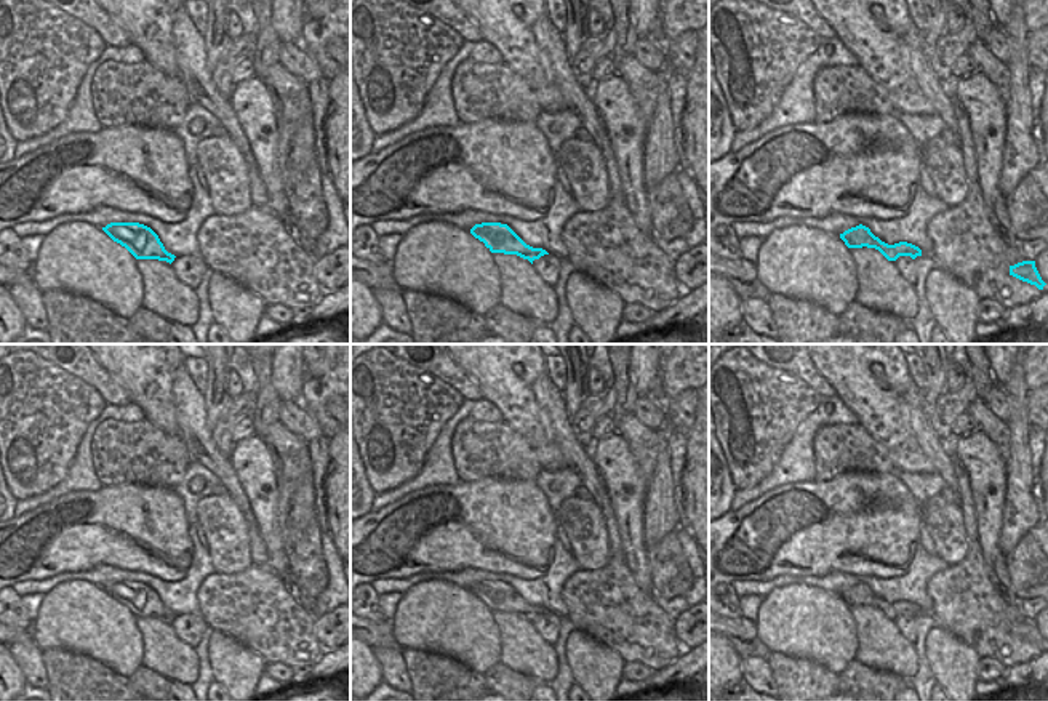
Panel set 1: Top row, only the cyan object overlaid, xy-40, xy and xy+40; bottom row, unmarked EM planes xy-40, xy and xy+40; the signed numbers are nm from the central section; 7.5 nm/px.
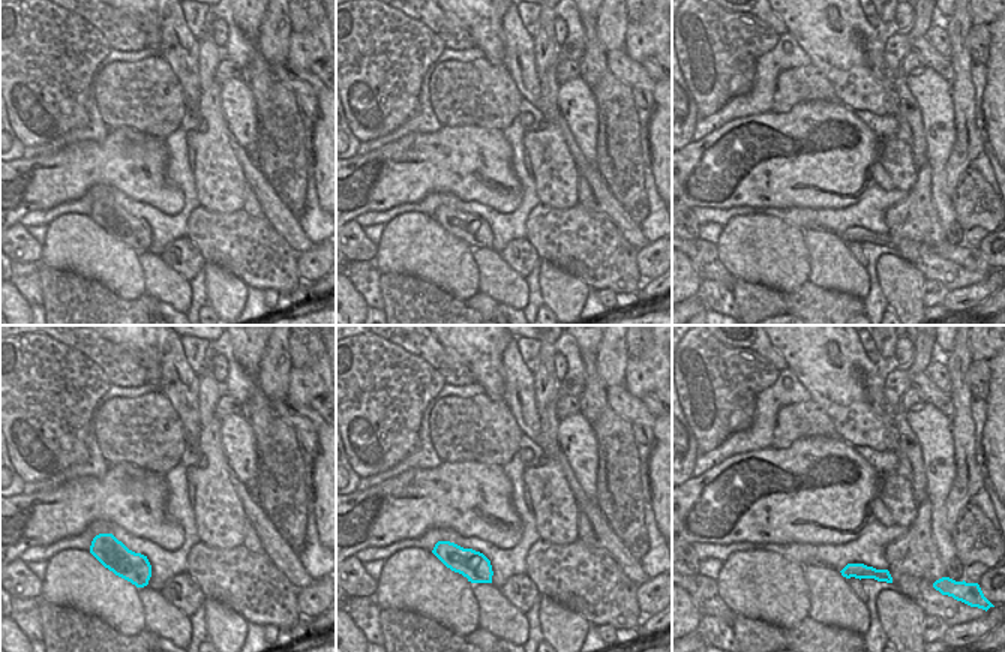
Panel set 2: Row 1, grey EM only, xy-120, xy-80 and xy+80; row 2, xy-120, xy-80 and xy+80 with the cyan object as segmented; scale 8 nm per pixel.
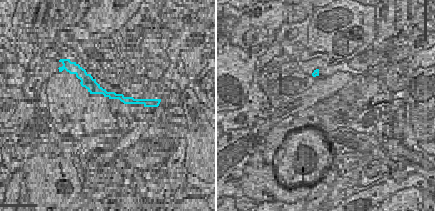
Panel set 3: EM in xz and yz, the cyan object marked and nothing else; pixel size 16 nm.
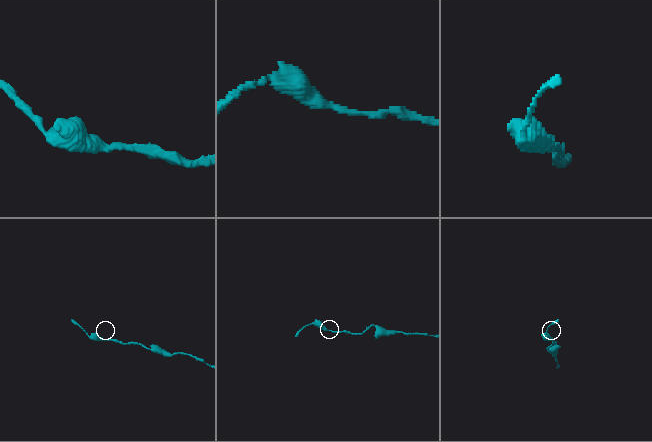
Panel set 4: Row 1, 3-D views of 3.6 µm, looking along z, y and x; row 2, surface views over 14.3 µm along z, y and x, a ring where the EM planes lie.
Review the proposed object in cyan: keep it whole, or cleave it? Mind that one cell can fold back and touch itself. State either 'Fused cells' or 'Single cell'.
Single cell.

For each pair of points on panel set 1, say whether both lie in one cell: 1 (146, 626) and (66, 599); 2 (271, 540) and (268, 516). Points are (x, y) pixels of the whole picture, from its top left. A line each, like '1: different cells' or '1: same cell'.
1: different cells
2: same cell

